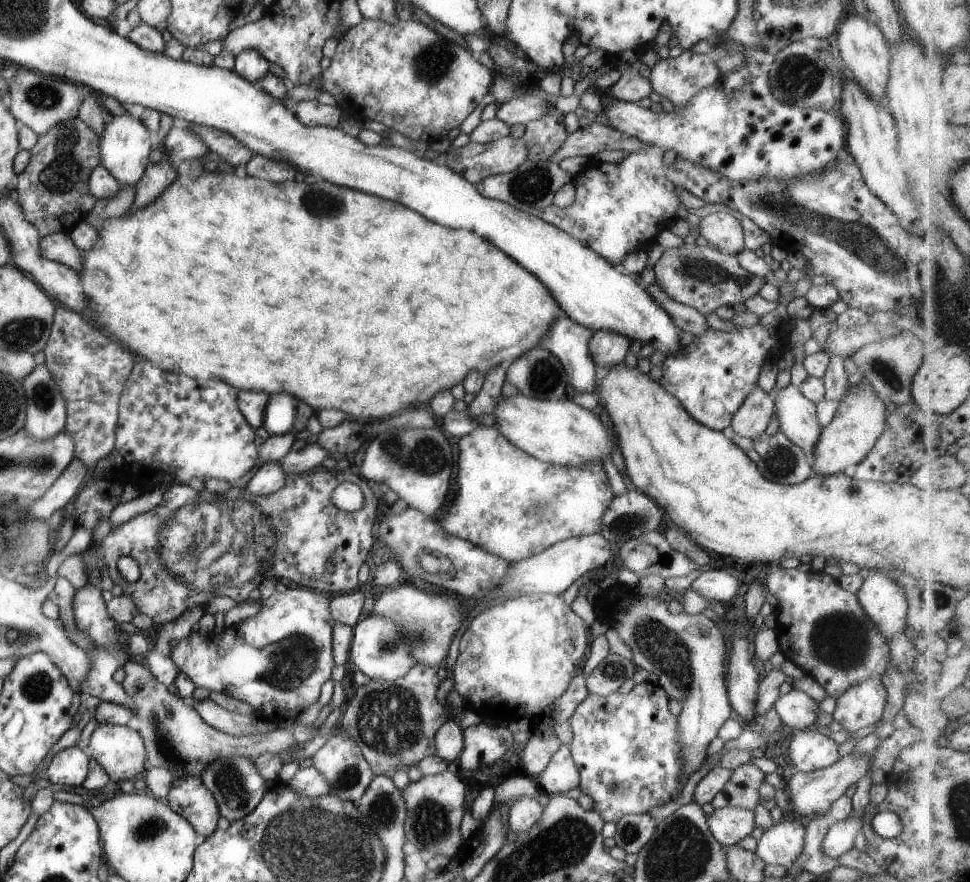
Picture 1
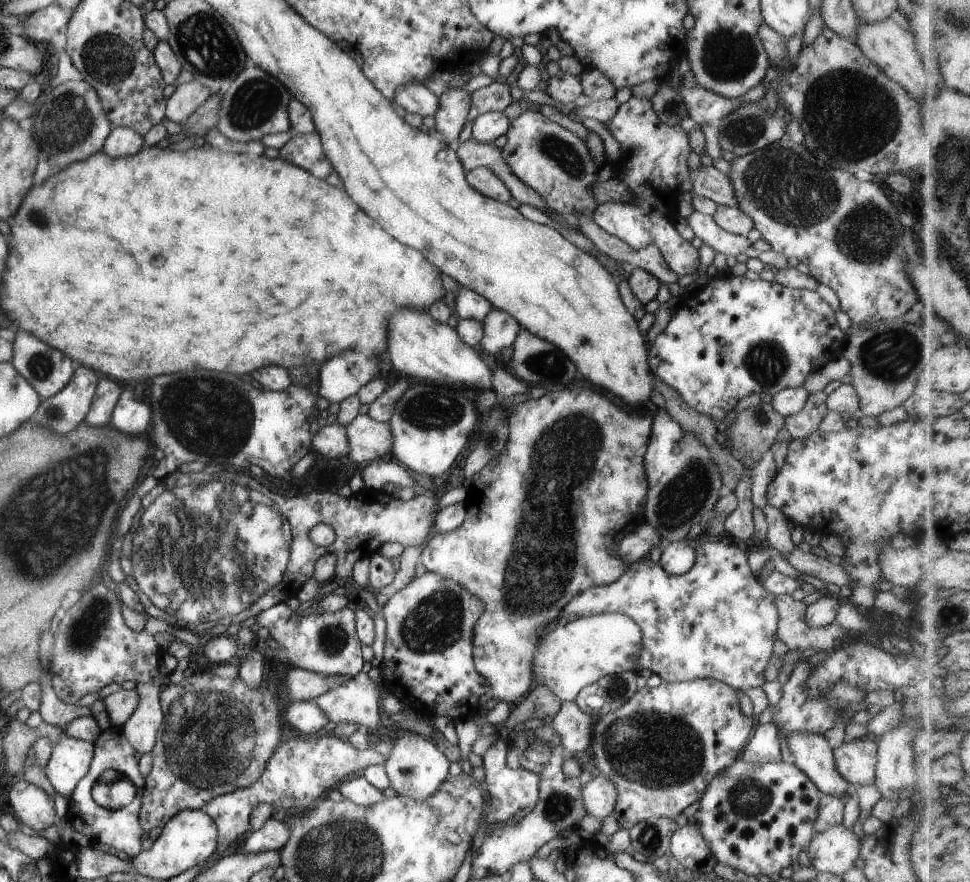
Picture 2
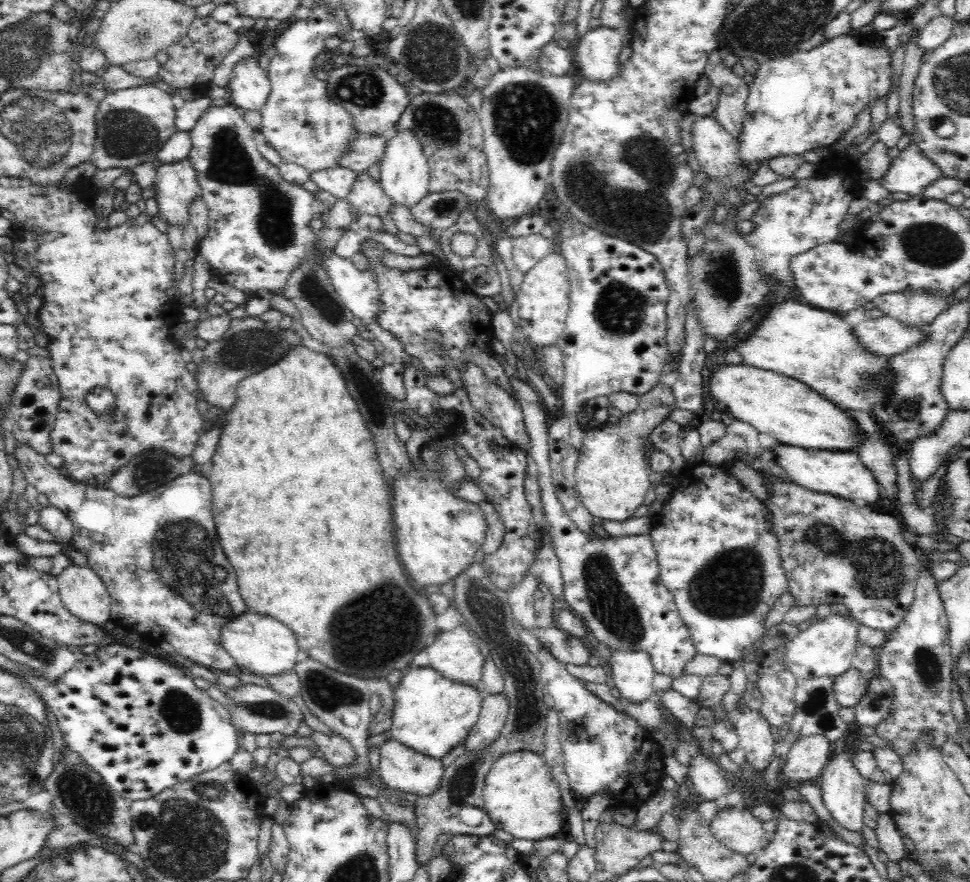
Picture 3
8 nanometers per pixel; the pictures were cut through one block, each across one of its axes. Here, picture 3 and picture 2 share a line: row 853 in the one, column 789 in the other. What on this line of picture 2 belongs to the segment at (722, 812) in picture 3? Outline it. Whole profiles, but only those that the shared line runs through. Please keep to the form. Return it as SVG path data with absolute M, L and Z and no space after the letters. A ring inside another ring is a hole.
M798 732L788 738L787 744L794 764L808 774L822 793L844 800L854 791L854 786L847 783L836 770L833 749L826 737Z

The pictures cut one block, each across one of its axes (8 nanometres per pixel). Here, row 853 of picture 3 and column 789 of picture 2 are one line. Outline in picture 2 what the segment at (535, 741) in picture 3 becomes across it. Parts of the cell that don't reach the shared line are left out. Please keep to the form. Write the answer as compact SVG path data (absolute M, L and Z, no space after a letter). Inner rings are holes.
M826 392L809 394L808 401L801 412L785 418L784 427L792 437L806 437L819 431L820 424L829 413L826 405Z

